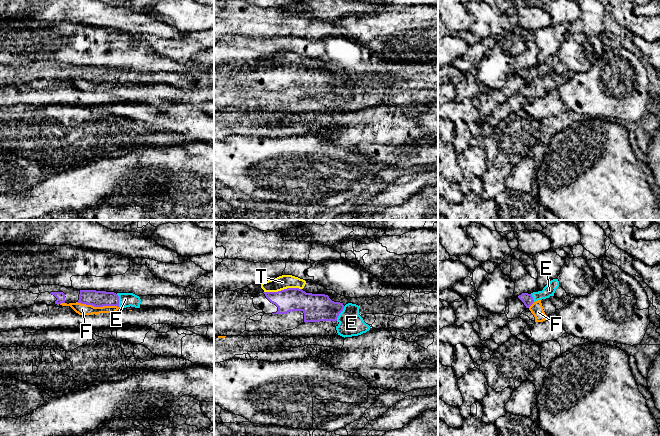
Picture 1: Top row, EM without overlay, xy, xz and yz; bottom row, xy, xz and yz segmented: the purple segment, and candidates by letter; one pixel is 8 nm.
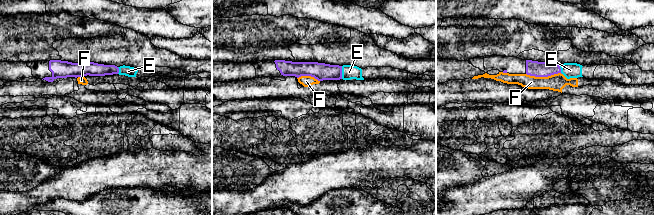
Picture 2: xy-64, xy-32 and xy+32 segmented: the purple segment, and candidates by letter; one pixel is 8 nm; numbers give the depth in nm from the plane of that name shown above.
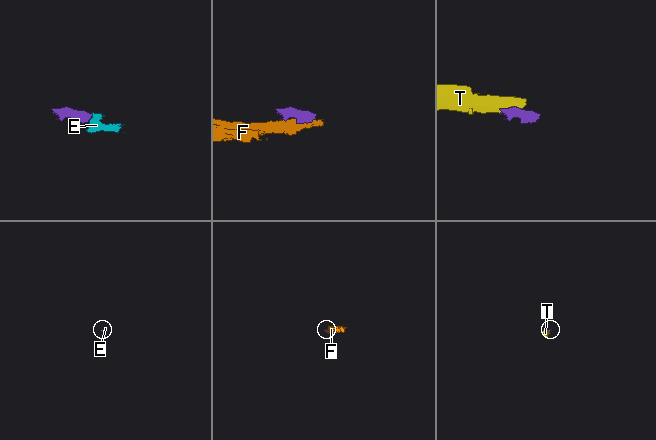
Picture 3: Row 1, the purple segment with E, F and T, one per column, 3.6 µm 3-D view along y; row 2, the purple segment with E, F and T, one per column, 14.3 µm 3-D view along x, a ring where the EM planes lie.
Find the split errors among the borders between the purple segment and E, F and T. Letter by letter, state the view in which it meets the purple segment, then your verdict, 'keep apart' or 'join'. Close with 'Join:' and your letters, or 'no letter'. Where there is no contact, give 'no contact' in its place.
E: contact in xz; join
F: contact in xy; keep apart
T: contact in xz; keep apart
Join: E

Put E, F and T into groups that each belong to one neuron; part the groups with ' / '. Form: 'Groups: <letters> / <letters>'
Groups: E / F / T

